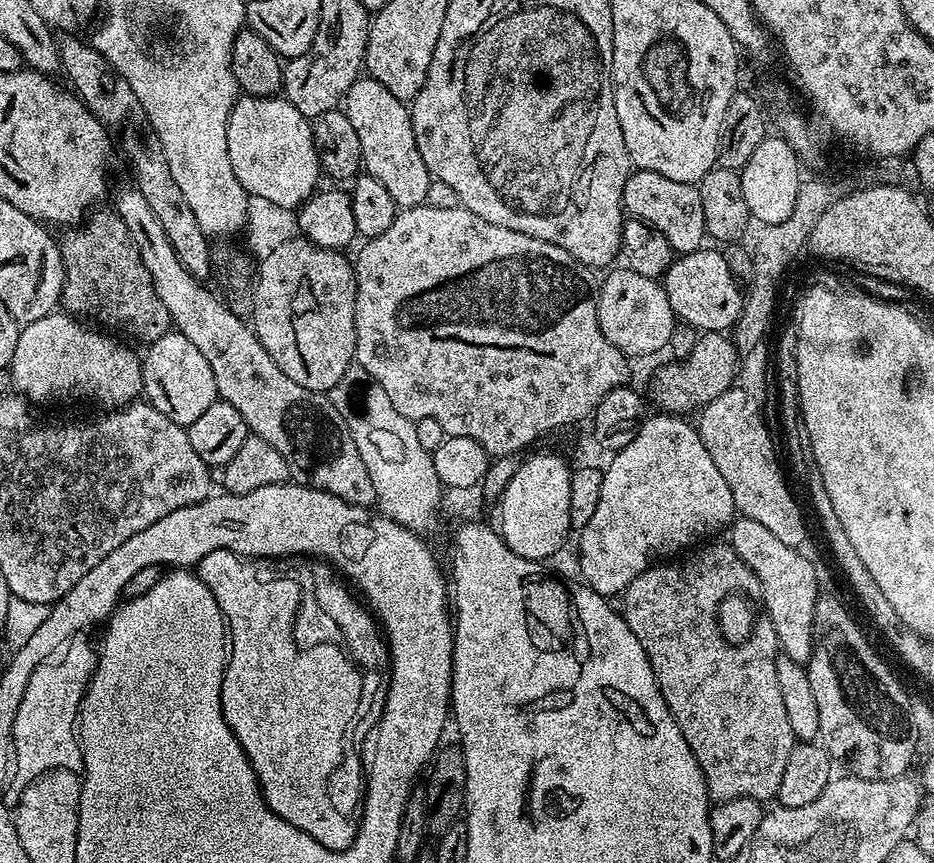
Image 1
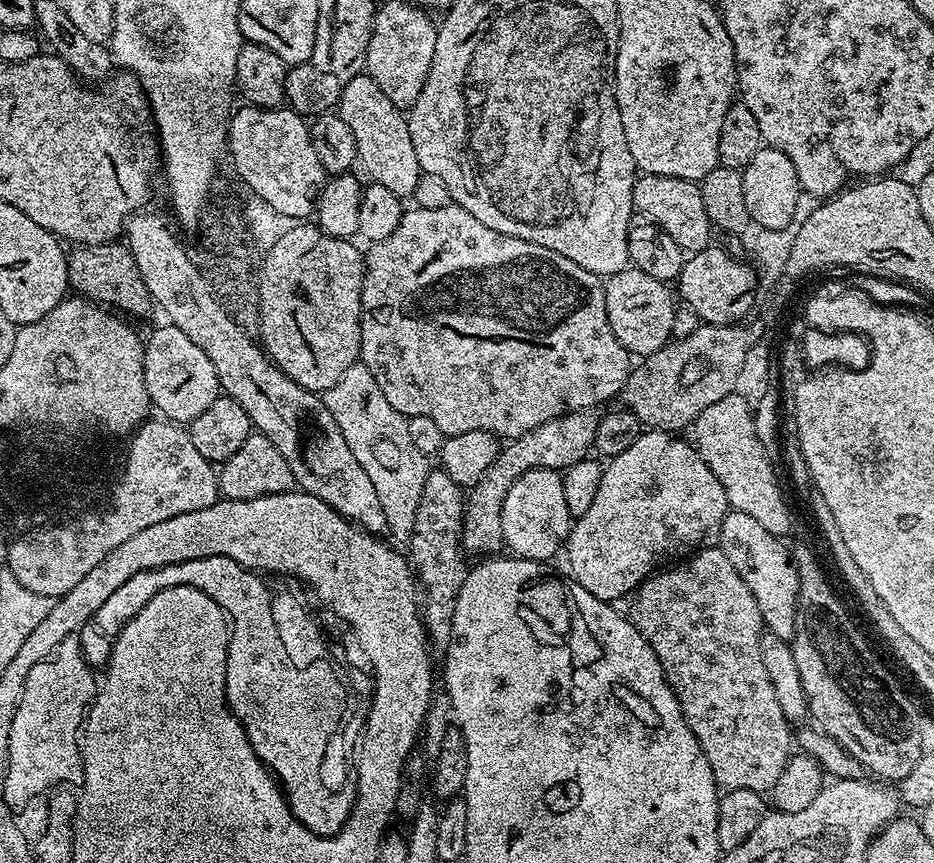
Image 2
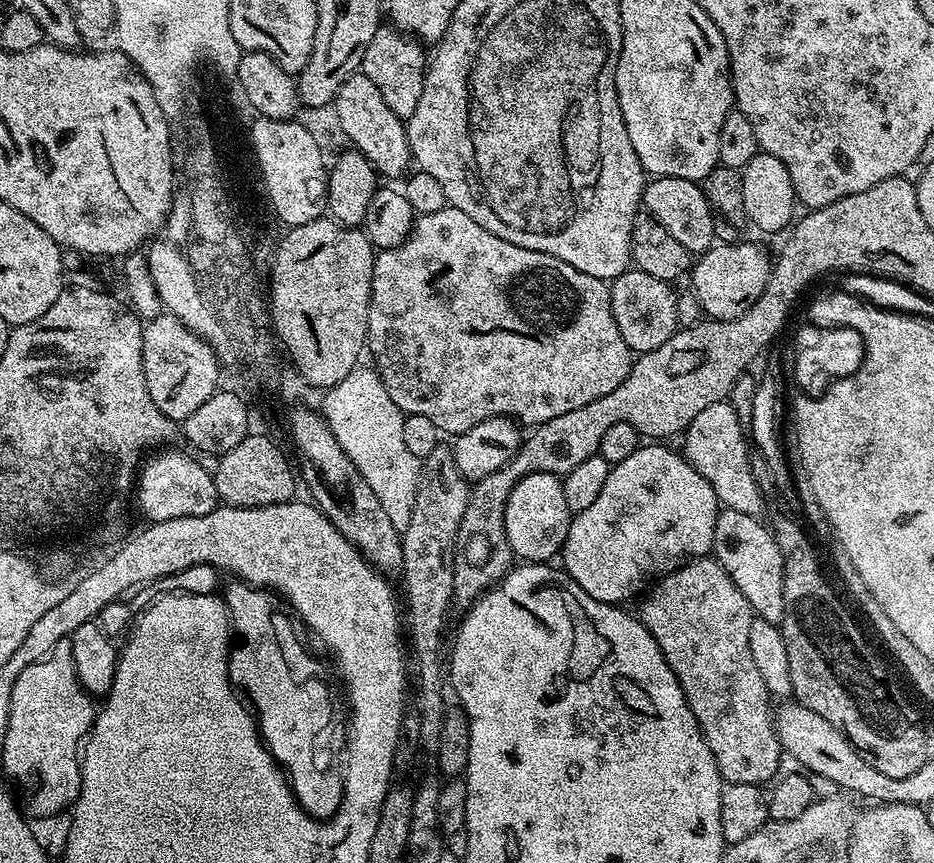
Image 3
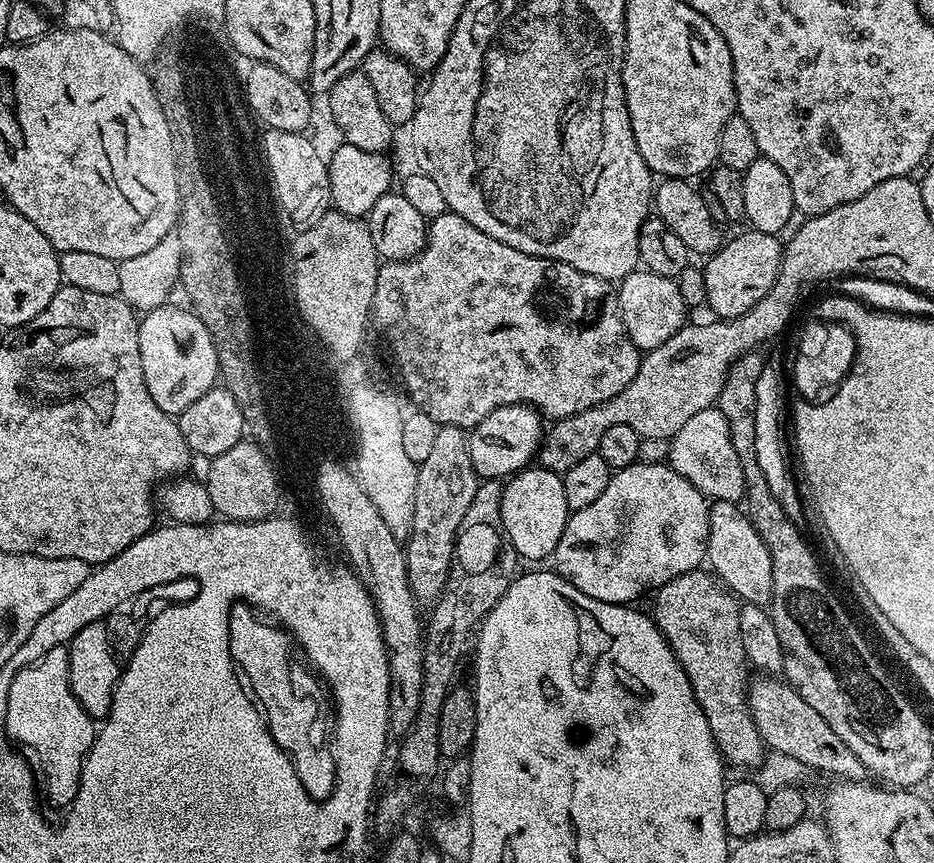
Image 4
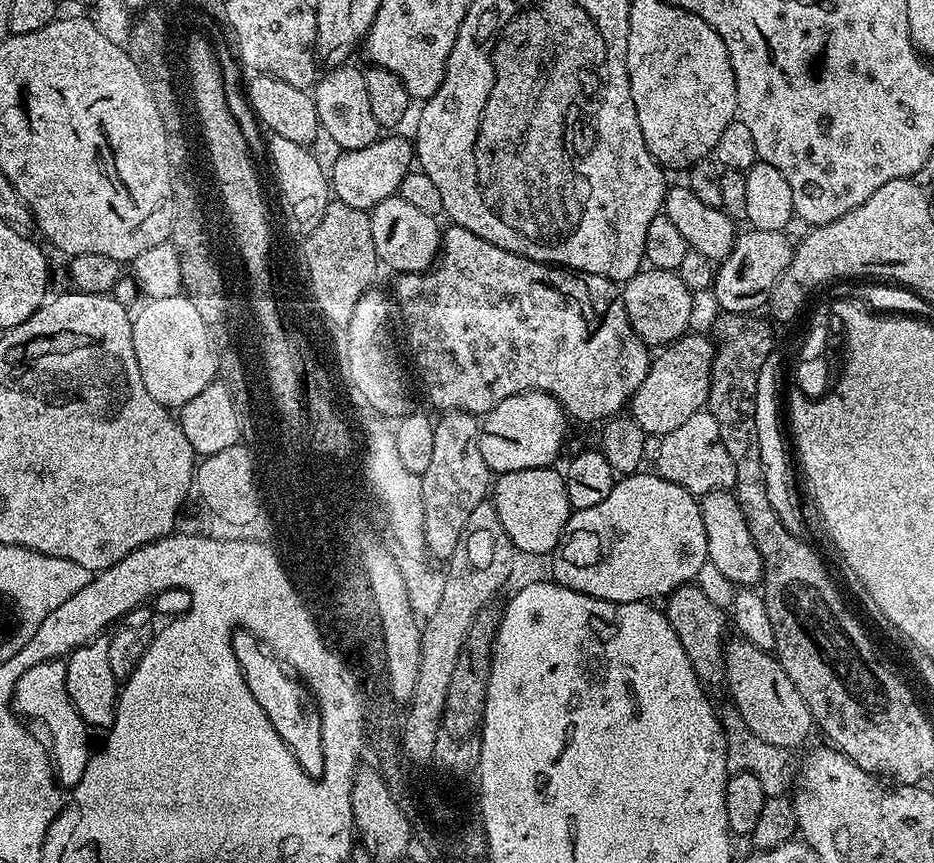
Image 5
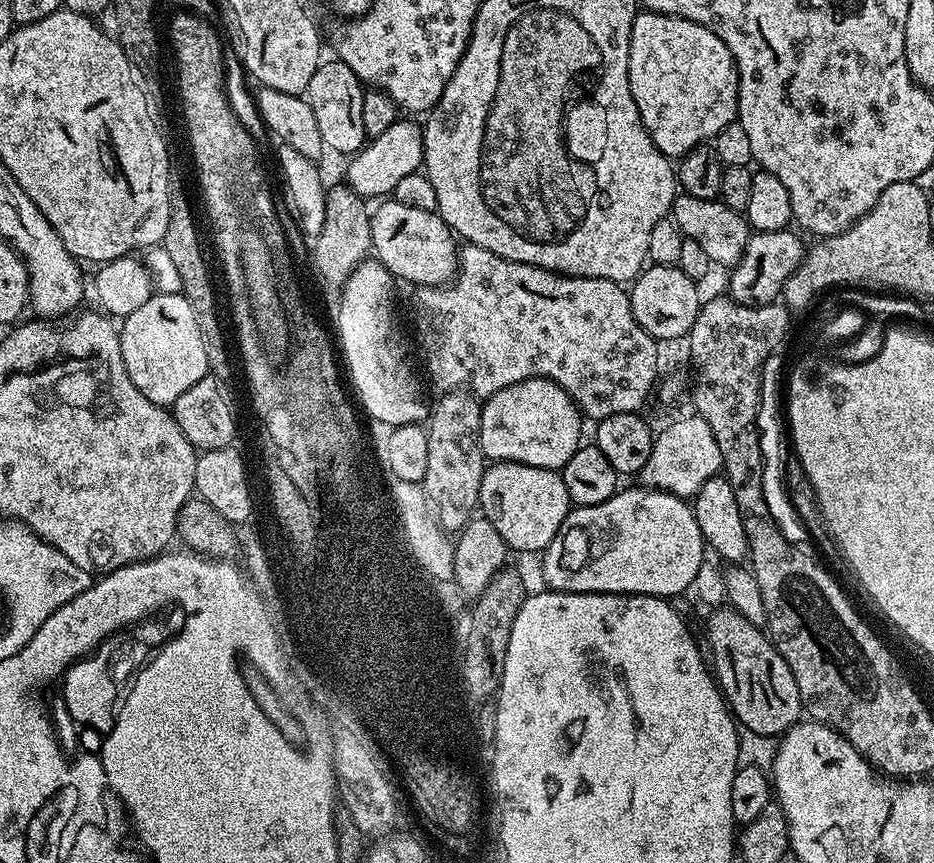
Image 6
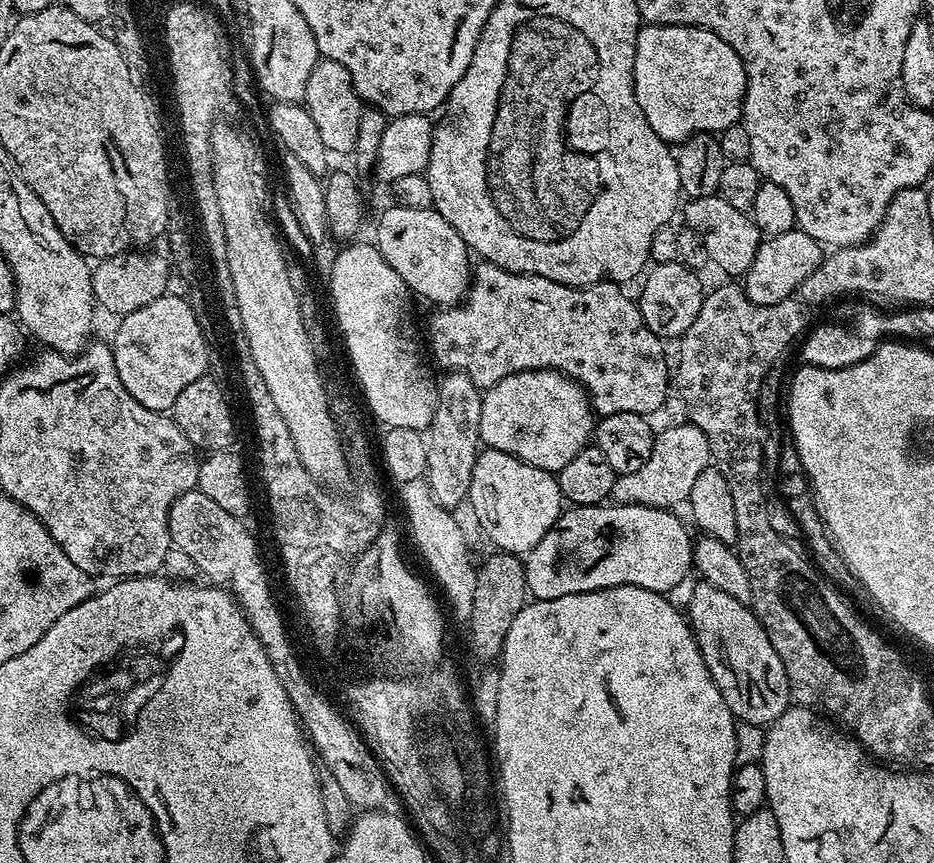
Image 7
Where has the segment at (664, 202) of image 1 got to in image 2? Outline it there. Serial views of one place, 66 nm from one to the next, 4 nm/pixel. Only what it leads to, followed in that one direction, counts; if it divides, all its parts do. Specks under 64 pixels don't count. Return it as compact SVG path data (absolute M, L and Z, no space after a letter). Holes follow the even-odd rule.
M662 174L637 175L632 207L637 217L666 230L666 234L670 234L670 238L674 238L685 253L701 252L713 243L714 229L706 214L706 205L702 202L702 190L695 180L670 178Z

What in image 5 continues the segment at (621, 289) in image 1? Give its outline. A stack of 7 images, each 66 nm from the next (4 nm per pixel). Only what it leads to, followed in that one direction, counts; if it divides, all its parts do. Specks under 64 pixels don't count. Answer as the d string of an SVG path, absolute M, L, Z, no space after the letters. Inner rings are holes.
M641 267L629 280L623 281L622 295L630 326L649 346L667 346L689 331L693 293L682 282L677 271Z

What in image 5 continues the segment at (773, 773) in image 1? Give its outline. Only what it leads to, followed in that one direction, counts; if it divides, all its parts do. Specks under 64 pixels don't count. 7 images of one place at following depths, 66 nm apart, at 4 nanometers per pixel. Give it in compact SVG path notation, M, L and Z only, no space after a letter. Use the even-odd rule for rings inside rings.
M695 583L686 584L667 597L666 615L670 626L674 626L674 634L678 634L678 642L682 642L682 650L686 650L690 662L696 668L701 684L719 685L724 678L726 612L725 609L723 612L702 589L696 587Z

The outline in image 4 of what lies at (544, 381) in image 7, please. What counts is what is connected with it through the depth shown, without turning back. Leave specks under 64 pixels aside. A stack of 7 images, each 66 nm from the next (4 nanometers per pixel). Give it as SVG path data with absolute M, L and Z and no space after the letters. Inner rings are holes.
M507 404L486 414L486 418L482 418L482 422L471 429L468 438L470 462L477 477L495 480L511 478L523 472L537 459L545 431L545 421L530 404Z

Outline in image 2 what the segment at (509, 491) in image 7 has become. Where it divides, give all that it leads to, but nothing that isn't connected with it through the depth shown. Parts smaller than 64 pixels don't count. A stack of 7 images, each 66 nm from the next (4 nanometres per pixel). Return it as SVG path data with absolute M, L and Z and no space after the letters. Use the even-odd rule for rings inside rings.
M535 468L510 486L510 494L502 502L502 534L504 548L521 560L551 561L556 551L565 547L570 531L566 497L562 495L563 475L549 468Z

